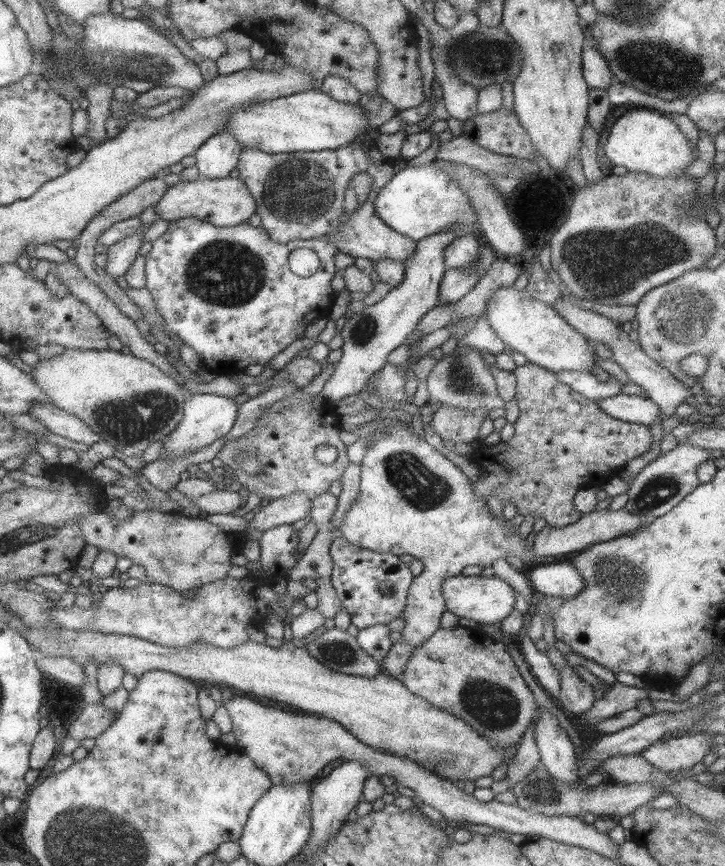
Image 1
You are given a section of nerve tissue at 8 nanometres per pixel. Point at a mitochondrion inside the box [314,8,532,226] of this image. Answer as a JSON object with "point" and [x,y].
{"point":[479,57]}

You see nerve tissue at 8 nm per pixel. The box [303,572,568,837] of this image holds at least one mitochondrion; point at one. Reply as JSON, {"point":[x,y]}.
{"point":[495,707]}

